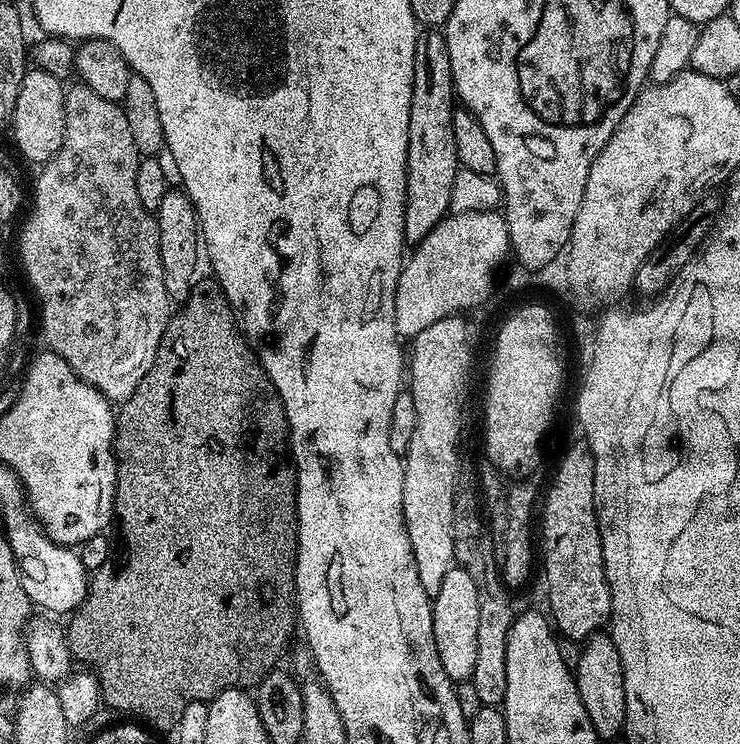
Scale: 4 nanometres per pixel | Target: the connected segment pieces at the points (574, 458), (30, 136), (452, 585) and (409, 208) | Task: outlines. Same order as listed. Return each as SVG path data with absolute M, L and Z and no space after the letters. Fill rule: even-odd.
M577 438L568 449L560 456L560 461L556 464L556 473L552 476L552 485L548 488L548 493L543 493L542 504L544 500L544 513L539 513L538 524L540 520L540 532L538 528L538 552L544 555L544 584L548 587L548 608L551 623L554 625L555 631L561 637L565 636L568 640L577 640L583 642L595 632L601 631L609 623L612 614L612 595L610 594L610 586L608 579L604 573L604 559L602 558L602 538L600 537L600 527L598 526L598 518L596 517L596 507L594 506L594 470L592 466L592 452L588 449L588 441L583 438Z
M33 67L25 71L22 86L18 90L18 102L10 117L12 136L16 139L16 148L36 166L43 165L62 146L66 130L66 110L64 109L65 85L54 74Z
M450 566L446 578L442 578L442 587L432 600L432 625L434 642L442 670L453 682L471 681L474 674L474 662L478 662L478 610L482 599L480 585L470 578L465 568Z
M424 30L416 37L414 46L414 86L410 98L410 130L408 131L408 149L406 150L406 198L404 199L404 239L415 246L438 226L438 222L449 215L450 190L454 184L454 174L461 167L454 142L454 89L450 54L440 30Z

